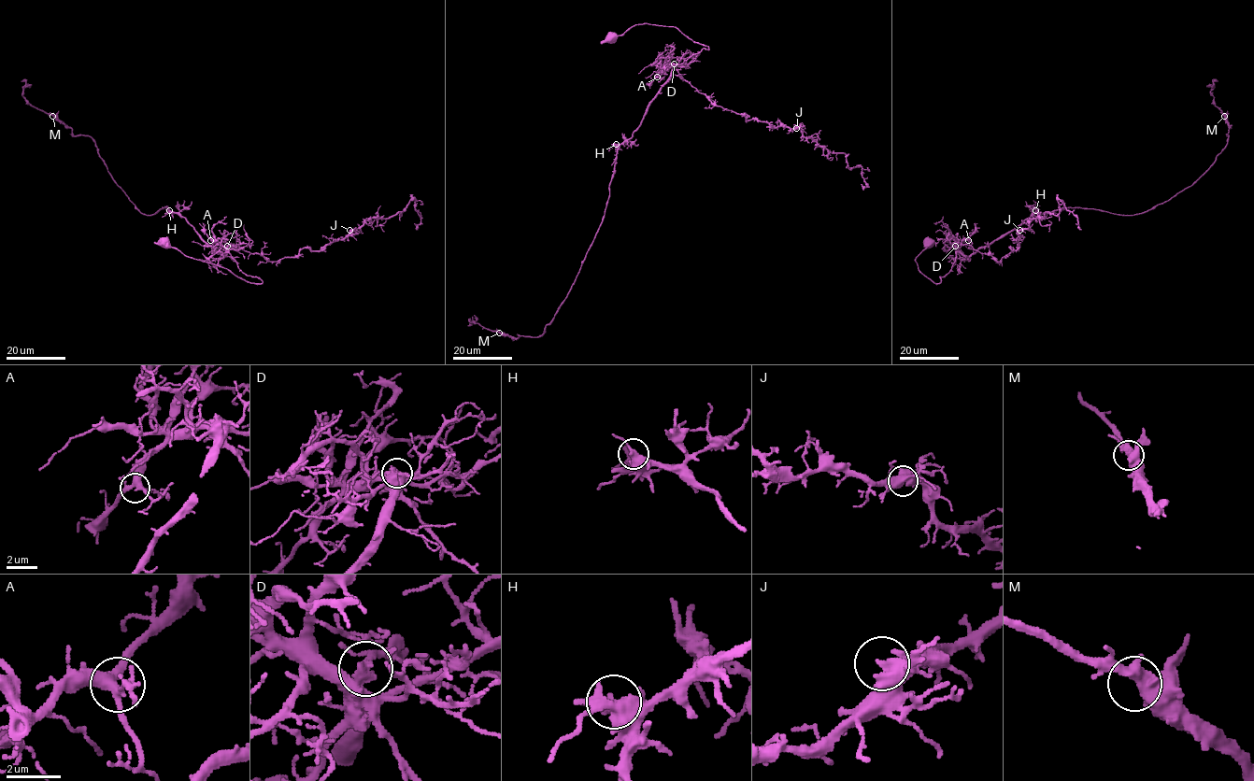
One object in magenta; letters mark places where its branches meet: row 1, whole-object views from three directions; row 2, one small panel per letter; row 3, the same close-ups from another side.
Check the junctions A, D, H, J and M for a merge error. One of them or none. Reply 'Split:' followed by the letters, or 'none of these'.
Split: D

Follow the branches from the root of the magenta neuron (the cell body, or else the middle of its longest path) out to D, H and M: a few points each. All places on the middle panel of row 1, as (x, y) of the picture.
D: (612, 36), (640, 23), (676, 26), (694, 41), (709, 48), (703, 48), (680, 64), (674, 63)
H: (612, 36), (640, 23), (676, 26), (709, 48), (674, 65), (633, 135), (616, 144)
M: (612, 36), (640, 23), (676, 26), (709, 49), (674, 65), (619, 147), (603, 220), (545, 332), (499, 333)

